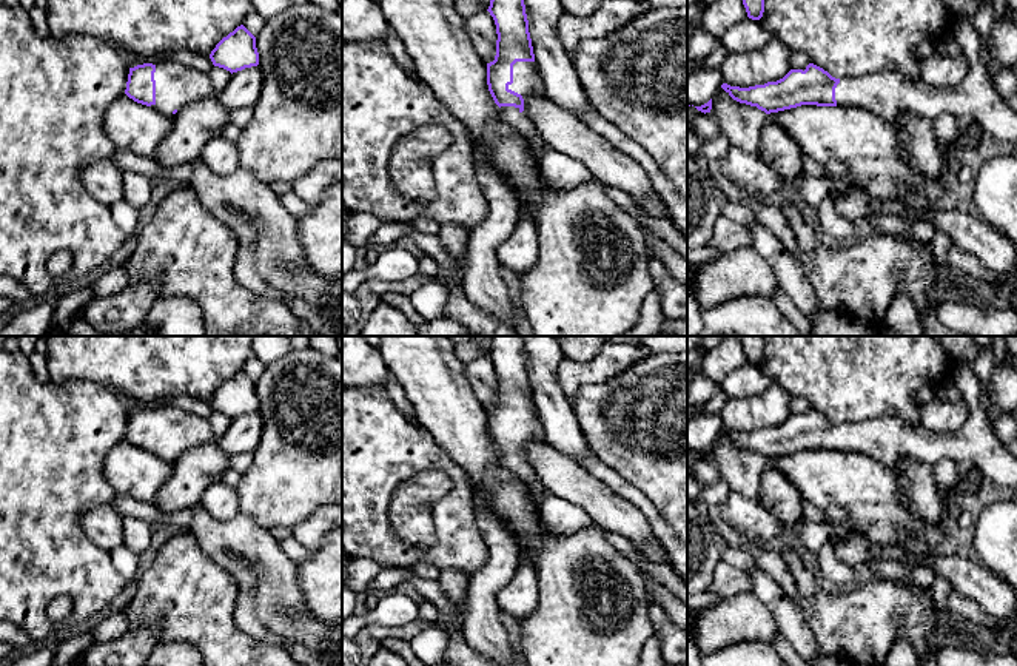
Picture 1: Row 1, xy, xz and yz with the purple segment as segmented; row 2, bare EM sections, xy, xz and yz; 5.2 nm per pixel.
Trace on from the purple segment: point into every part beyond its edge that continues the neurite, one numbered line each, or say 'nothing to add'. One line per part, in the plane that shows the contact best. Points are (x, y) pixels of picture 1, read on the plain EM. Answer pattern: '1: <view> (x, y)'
1: xz (527, 427)

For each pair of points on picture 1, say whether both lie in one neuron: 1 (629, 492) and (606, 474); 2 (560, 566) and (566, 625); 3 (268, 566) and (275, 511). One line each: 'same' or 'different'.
1: same
2: same
3: different

